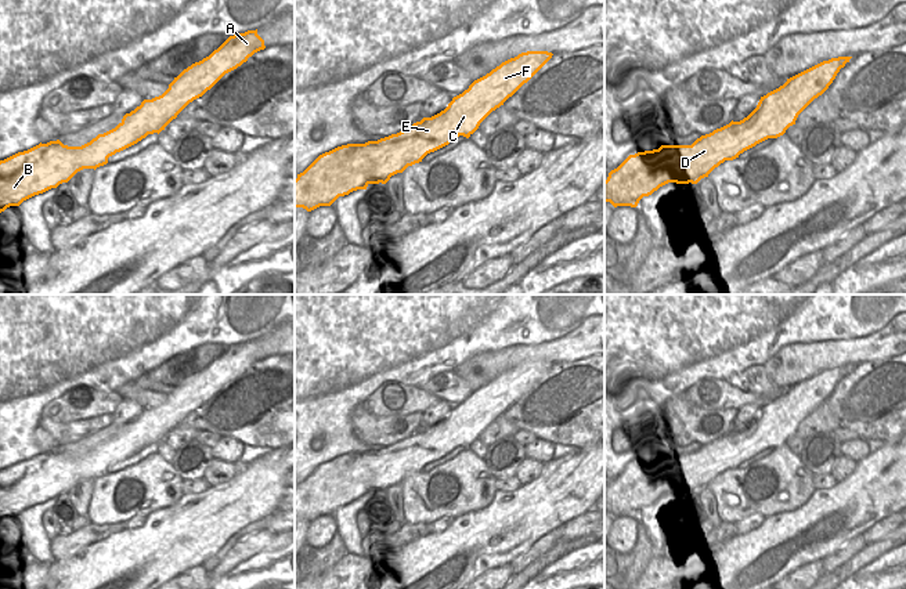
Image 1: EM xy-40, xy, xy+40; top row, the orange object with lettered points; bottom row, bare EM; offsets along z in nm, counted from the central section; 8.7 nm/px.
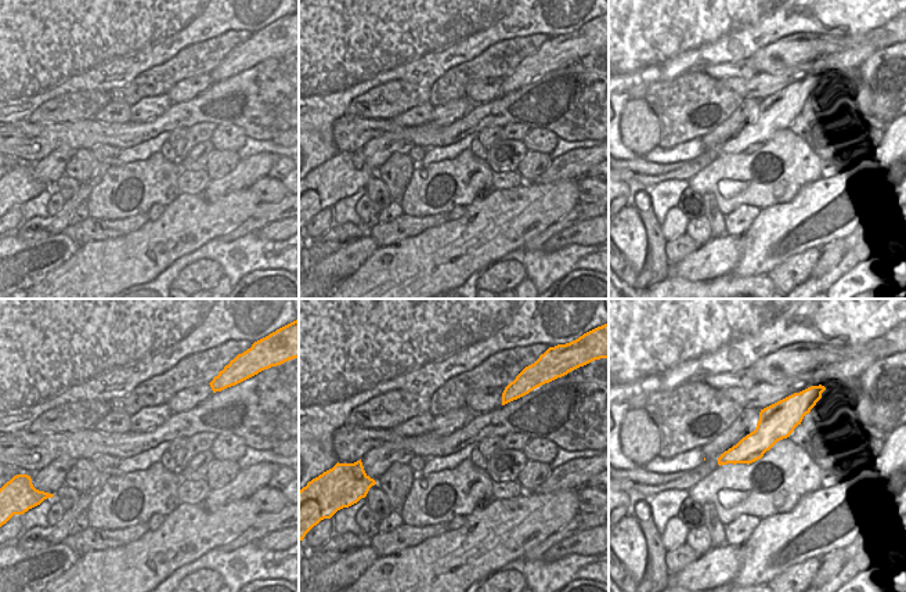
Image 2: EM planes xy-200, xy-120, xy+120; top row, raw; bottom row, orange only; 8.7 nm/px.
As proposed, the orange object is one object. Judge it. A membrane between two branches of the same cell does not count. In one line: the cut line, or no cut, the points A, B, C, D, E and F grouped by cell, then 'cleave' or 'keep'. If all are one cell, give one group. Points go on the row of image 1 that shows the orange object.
no cut; A B C D E F; keep

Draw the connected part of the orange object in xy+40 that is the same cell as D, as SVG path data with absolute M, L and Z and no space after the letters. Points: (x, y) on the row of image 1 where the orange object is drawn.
M831 58L787 79L783 86L761 97L757 108L747 118L740 122L732 120L729 124L701 135L692 145L661 145L658 149L629 155L609 173L604 181L604 202L610 202L614 207L636 207L643 196L651 195L668 183L697 184L725 160L739 158L740 153L768 138L783 135L790 126L795 124L798 115L829 88L851 58Z

